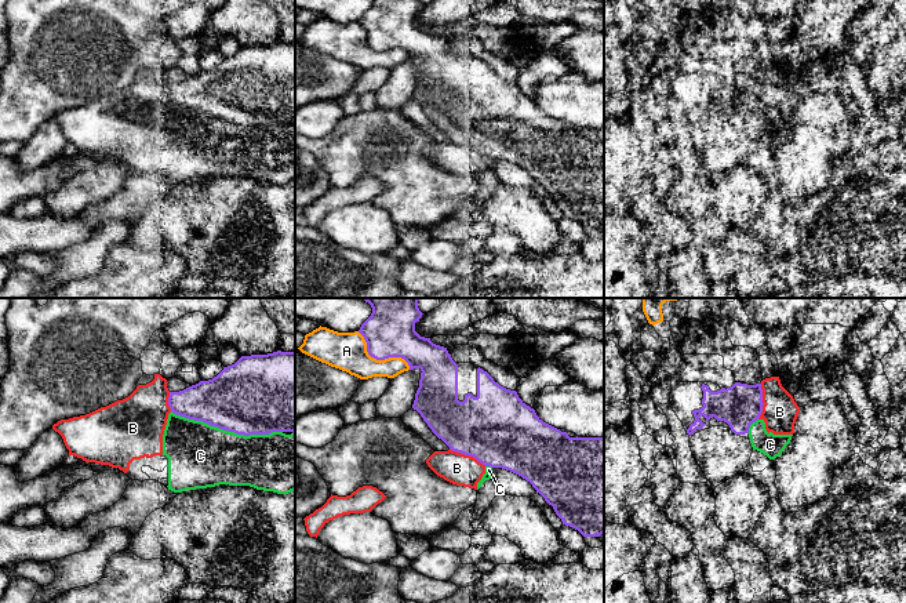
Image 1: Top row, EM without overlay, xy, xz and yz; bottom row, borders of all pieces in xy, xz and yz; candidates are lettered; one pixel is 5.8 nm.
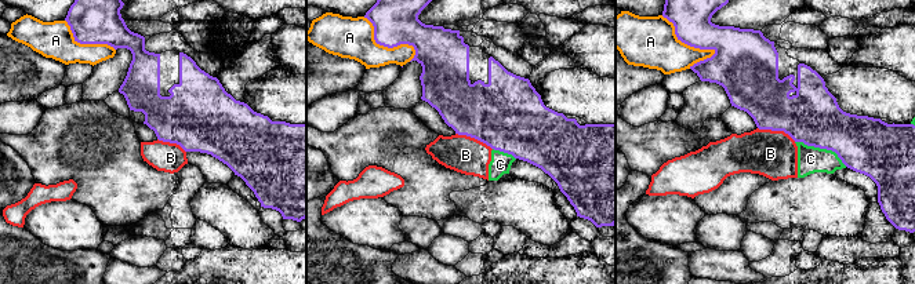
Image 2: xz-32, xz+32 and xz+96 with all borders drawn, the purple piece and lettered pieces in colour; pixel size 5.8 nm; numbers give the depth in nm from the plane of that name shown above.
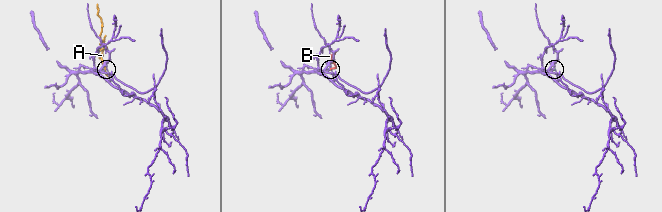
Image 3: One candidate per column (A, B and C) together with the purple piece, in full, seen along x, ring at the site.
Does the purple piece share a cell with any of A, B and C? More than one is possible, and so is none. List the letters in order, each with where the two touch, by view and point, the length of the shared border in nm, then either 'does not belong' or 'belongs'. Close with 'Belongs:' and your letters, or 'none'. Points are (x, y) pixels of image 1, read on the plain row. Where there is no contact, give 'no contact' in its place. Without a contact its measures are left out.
A: meets purple in xz at (379, 50); contact 380 nm long; does not belong
B: meets purple in xz at (468, 145); contact 240 nm long; does not belong
C: meets purple in xy at (226, 120); contact 650 nm long; does not belong
Belongs: none

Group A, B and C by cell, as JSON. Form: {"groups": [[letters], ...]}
{"groups": [["A", "B", "C"]]}

